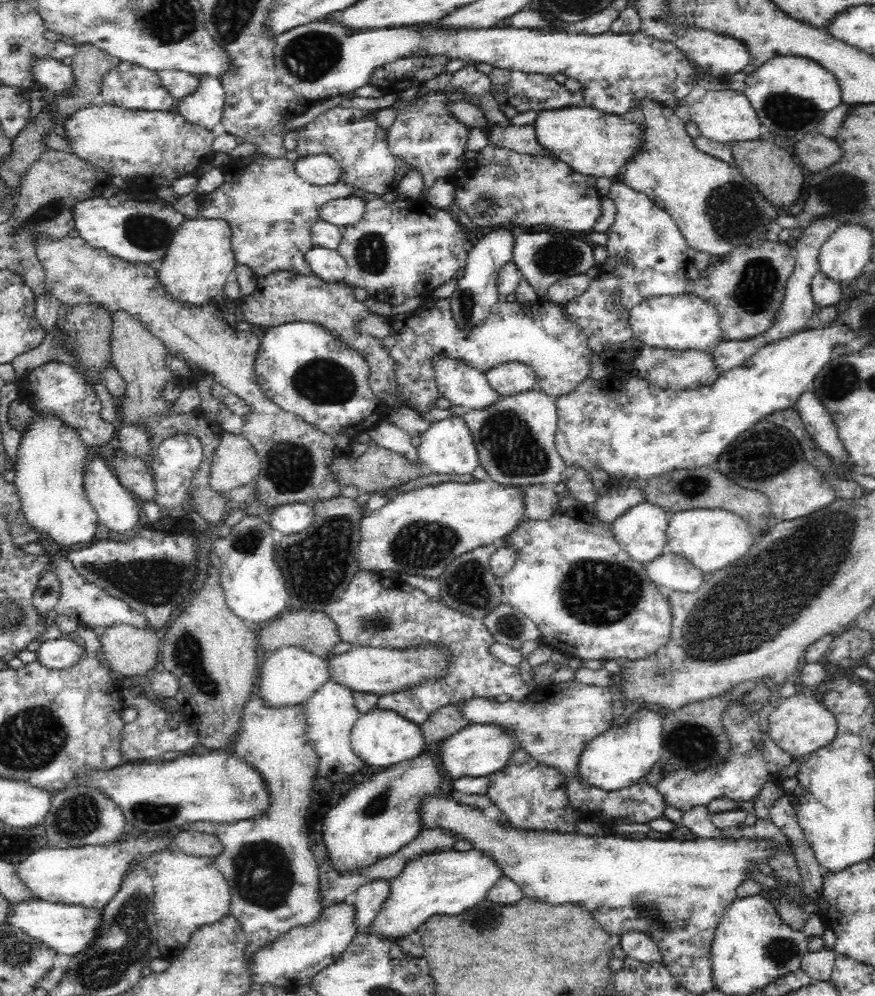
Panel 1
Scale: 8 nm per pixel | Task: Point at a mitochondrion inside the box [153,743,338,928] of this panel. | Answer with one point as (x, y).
(263, 875)

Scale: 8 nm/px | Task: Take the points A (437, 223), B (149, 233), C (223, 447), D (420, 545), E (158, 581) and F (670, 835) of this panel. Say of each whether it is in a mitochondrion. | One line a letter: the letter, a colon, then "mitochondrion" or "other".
A: other
B: mitochondrion
C: other
D: mitochondrion
E: mitochondrion
F: other

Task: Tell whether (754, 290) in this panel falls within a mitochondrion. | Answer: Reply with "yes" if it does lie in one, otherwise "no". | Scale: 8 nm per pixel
yes

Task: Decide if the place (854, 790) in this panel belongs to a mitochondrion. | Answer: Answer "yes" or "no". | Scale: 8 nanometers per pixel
no

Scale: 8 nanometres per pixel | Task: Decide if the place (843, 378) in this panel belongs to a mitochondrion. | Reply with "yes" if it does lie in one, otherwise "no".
yes

